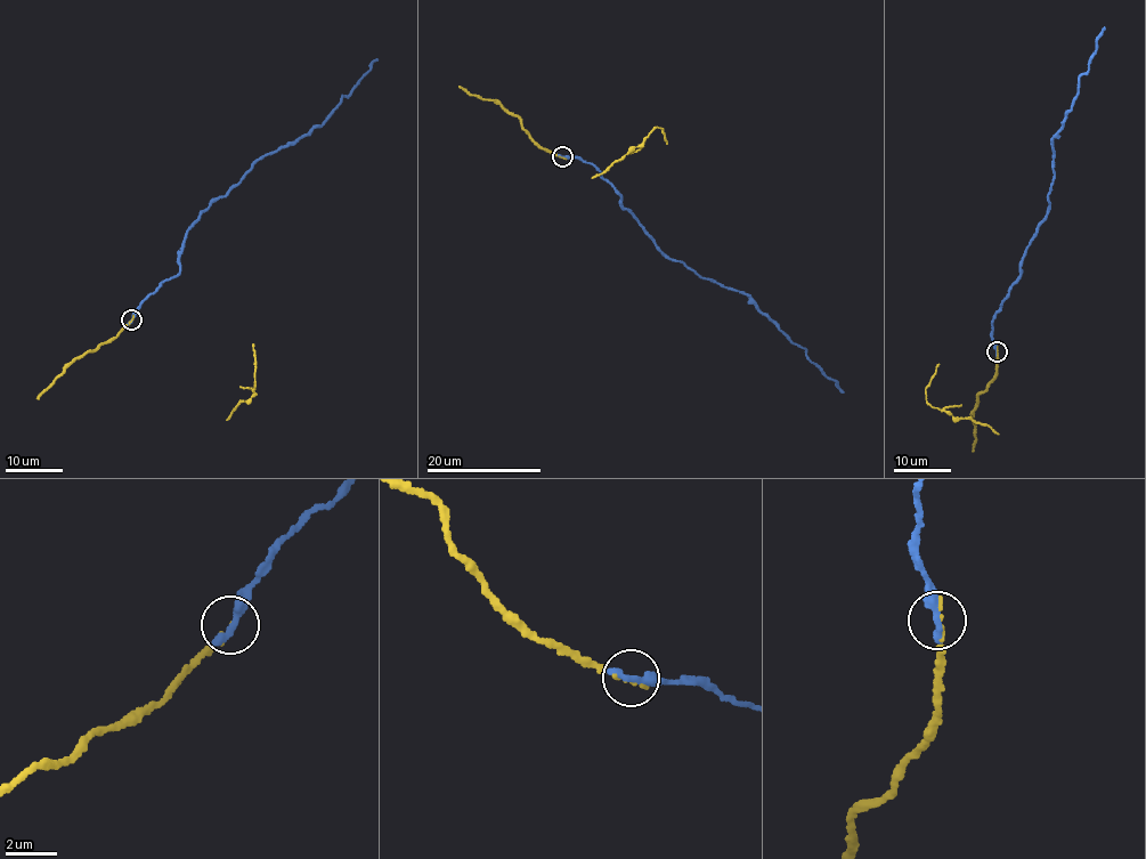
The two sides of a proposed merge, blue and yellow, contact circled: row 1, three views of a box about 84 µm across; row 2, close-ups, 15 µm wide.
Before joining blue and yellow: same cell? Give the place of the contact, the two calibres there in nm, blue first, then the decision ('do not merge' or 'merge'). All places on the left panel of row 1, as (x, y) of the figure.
at (131, 319); 460 nm thick on the blue side, 170 nm on the other; merge

